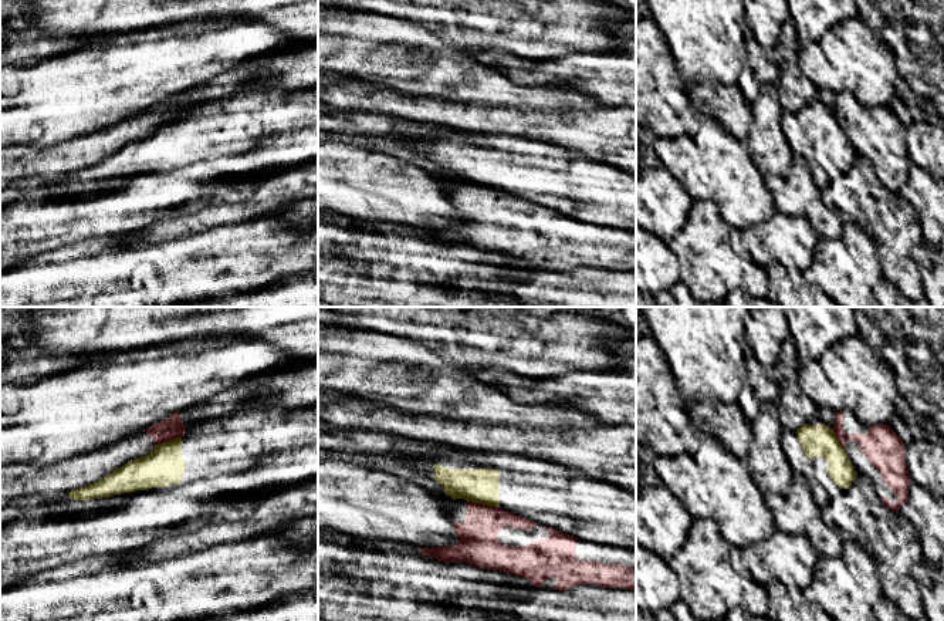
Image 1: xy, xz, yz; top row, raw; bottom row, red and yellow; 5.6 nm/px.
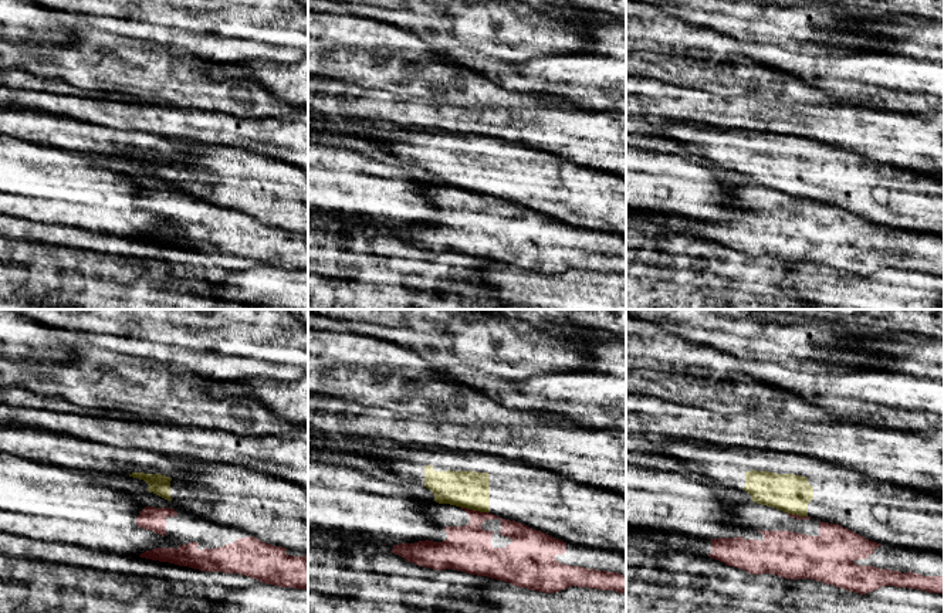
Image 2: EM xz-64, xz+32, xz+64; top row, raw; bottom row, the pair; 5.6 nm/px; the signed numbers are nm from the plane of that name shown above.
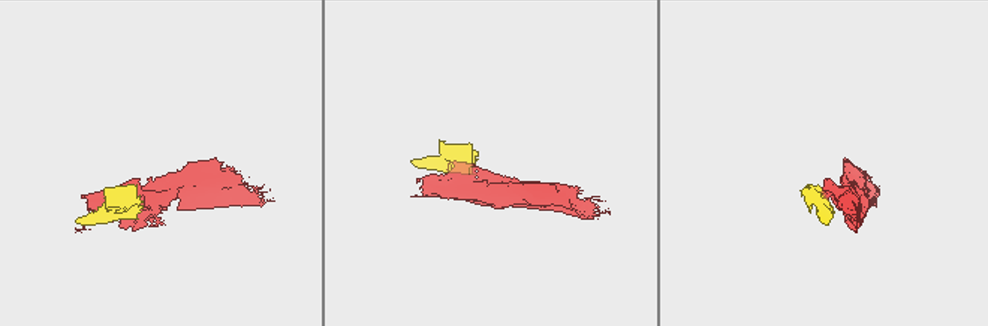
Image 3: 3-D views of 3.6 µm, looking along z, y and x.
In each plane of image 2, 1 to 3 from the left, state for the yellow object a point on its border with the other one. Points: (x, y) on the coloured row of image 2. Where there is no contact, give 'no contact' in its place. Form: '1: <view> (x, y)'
1: no contact
2: xz+32 (474, 511)
3: xz+64 (797, 515)

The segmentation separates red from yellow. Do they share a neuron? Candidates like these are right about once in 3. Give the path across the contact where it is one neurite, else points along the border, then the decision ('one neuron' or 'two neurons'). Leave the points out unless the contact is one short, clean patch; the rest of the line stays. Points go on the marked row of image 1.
along xz (467, 500), (498, 508) | two neurons

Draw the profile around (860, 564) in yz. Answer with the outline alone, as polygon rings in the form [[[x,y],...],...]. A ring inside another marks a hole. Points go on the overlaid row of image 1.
[[[847,540],[840,557],[819,556],[803,598],[818,604],[835,621],[877,621],[873,604],[882,595],[880,580],[872,556],[856,541]]]

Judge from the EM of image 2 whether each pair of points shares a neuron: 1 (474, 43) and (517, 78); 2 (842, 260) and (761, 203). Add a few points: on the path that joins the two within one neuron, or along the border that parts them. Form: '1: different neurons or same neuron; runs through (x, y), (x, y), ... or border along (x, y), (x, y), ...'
1: different neurons; border along (474, 51), (498, 58), (524, 60)
2: same neuron; runs through (822, 240), (814, 232), (798, 230), (781, 213)

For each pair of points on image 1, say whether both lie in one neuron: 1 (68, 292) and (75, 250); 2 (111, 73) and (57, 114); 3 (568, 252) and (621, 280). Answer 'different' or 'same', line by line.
1: same
2: same
3: different

